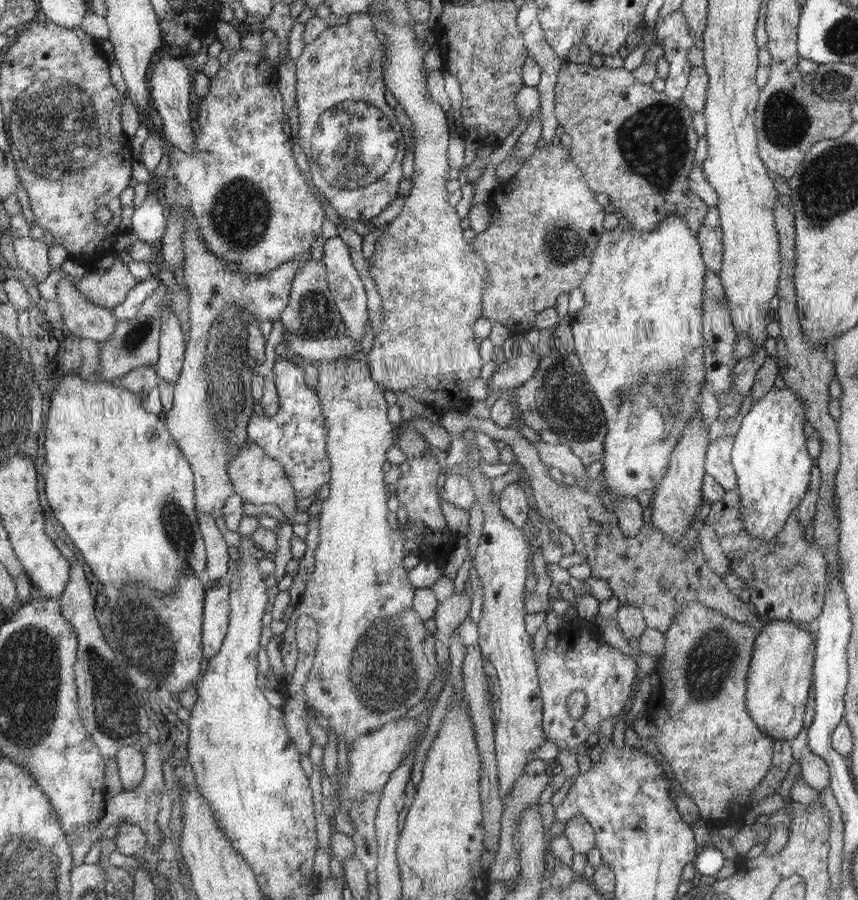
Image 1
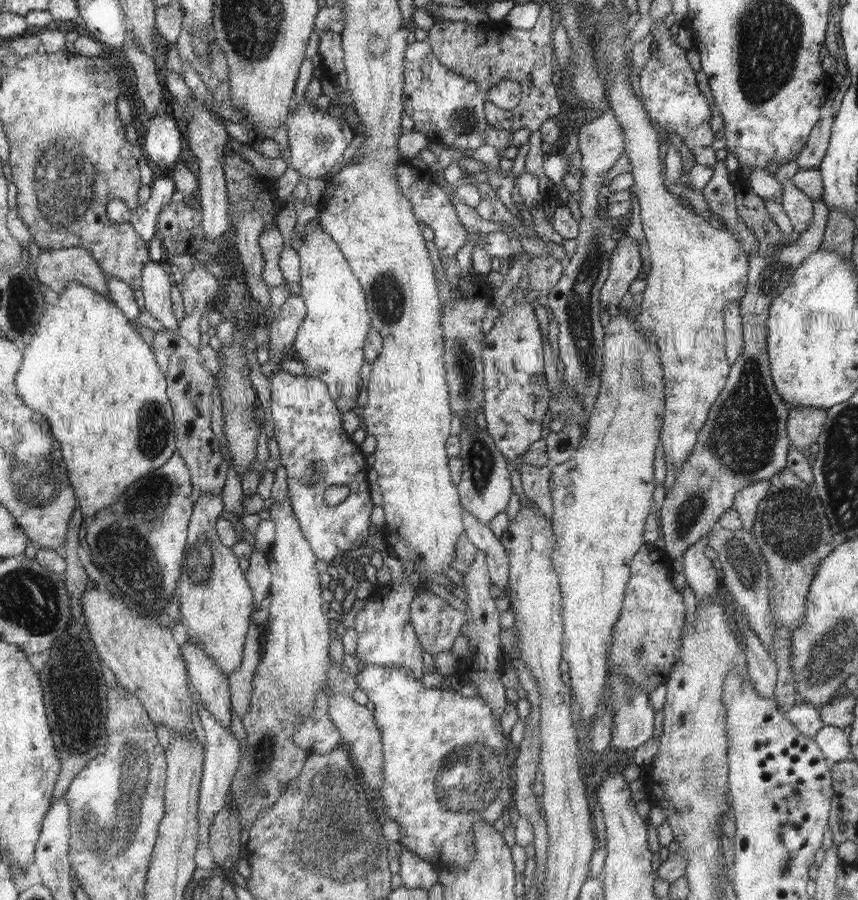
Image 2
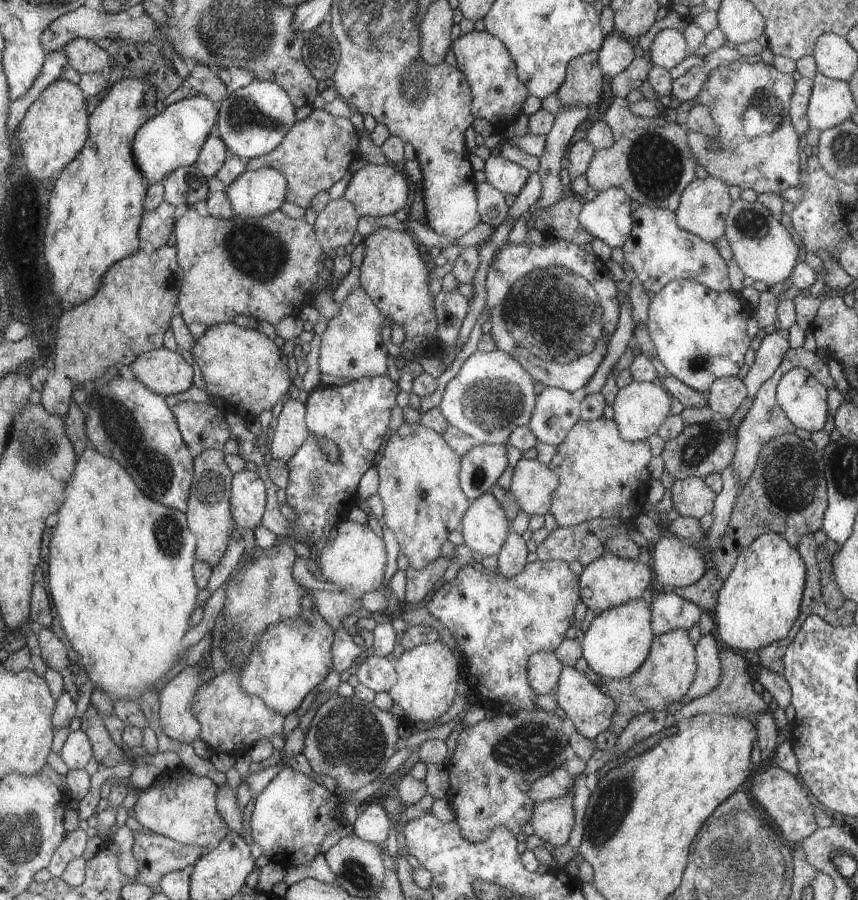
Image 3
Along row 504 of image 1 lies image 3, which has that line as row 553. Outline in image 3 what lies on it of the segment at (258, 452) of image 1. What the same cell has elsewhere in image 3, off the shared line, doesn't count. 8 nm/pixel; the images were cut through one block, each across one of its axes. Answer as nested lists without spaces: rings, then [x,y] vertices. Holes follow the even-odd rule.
[[[274,544],[274,546],[276,552],[272,558],[268,555],[261,555],[260,551],[263,549],[256,546],[254,558],[250,562],[246,562],[244,570],[234,576],[232,581],[227,584],[224,607],[226,630],[224,630],[220,647],[225,653],[226,660],[228,660],[228,668],[220,676],[215,676],[212,680],[200,685],[191,708],[201,726],[200,740],[206,742],[207,748],[213,753],[237,756],[238,754],[248,753],[249,748],[252,748],[255,742],[269,739],[273,734],[278,734],[286,739],[286,735],[283,734],[285,716],[272,710],[260,697],[245,693],[239,681],[239,668],[243,660],[250,657],[250,654],[254,652],[255,644],[261,639],[262,633],[271,624],[279,623],[284,619],[296,618],[302,611],[302,600],[307,596],[308,590],[297,584],[292,577],[292,567],[298,554],[289,544],[281,546]]]

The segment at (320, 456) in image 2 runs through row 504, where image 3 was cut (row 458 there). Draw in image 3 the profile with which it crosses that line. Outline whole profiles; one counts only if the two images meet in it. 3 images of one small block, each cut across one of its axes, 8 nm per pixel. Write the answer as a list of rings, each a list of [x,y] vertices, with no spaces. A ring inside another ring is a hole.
[[[388,374],[380,375],[375,377],[362,377],[355,381],[350,381],[348,384],[343,386],[335,386],[335,385],[325,385],[320,384],[314,388],[314,390],[308,395],[304,395],[303,401],[307,405],[307,416],[306,423],[308,424],[308,430],[310,430],[310,435],[308,435],[307,442],[303,444],[302,447],[296,451],[296,454],[292,456],[292,458],[287,462],[288,470],[289,470],[289,484],[285,489],[287,494],[287,504],[292,506],[294,510],[296,510],[297,517],[296,520],[289,522],[291,524],[291,534],[289,535],[291,538],[295,538],[297,541],[302,542],[306,546],[314,546],[316,540],[320,537],[328,536],[333,526],[337,526],[347,518],[349,511],[356,506],[356,488],[358,488],[358,482],[364,473],[370,468],[372,465],[372,460],[374,460],[374,456],[376,456],[376,452],[378,450],[382,450],[384,444],[384,438],[386,438],[386,430],[388,430],[388,422],[390,422],[390,412],[392,412],[392,408],[396,406],[396,396],[398,396],[398,392],[401,389],[398,388],[398,383],[392,382],[390,378],[388,378]],[[326,438],[326,440],[331,440],[337,444],[339,455],[335,461],[331,461],[328,457],[325,456],[324,450],[322,450],[321,442],[322,439]]]

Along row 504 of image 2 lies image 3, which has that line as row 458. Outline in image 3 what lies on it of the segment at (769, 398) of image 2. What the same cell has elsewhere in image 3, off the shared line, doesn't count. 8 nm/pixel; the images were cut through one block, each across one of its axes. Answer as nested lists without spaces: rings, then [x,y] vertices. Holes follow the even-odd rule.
[[[730,420],[719,422],[710,421],[707,423],[688,425],[680,436],[672,440],[666,440],[664,449],[661,453],[664,461],[664,472],[674,476],[675,480],[688,477],[700,477],[711,475],[712,473],[722,472],[724,467],[732,463],[737,446],[736,431],[731,430]]]

